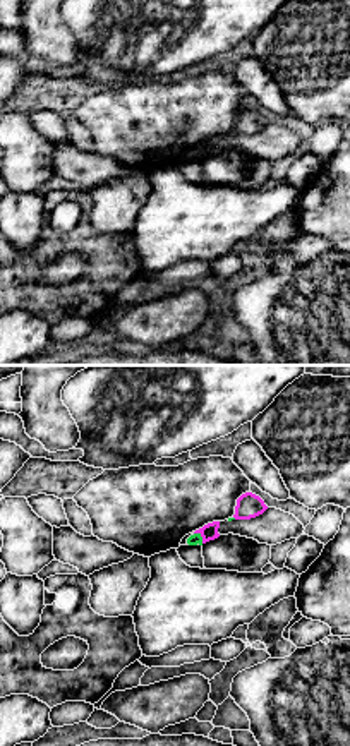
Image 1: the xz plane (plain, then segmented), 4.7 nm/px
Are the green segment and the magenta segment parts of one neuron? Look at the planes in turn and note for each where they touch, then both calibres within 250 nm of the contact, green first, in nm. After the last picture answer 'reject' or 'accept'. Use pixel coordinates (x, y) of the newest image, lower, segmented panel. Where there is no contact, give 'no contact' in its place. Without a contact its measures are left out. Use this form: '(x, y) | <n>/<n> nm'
(201, 537) | 50/80 nm

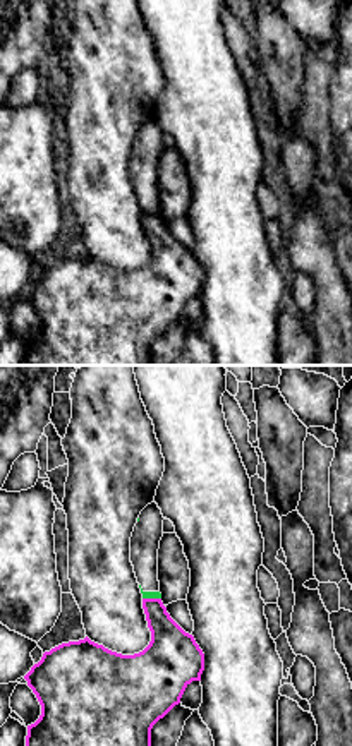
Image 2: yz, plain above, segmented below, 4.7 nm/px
(151, 597) | 30/200 nm

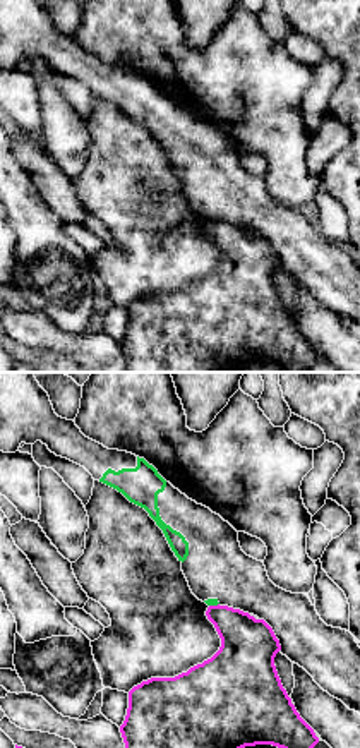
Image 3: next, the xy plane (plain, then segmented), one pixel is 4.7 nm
(213, 604) | 30/260 nm

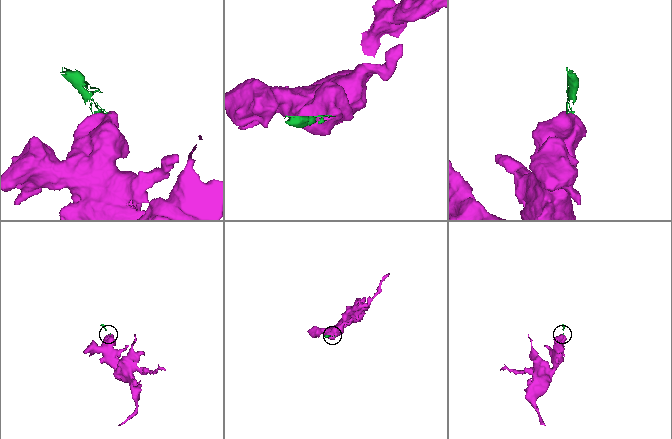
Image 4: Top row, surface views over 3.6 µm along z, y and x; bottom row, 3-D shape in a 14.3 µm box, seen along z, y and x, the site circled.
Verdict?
reject

